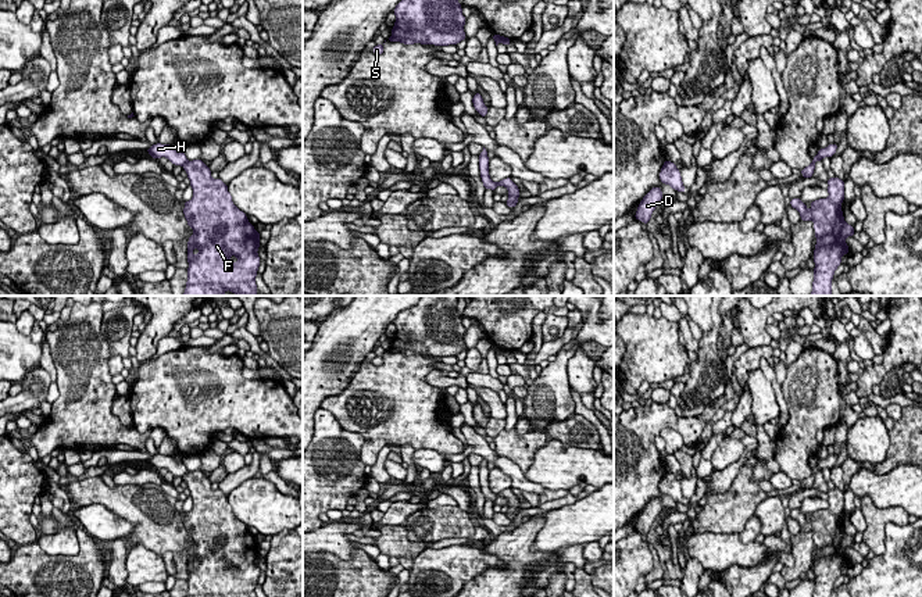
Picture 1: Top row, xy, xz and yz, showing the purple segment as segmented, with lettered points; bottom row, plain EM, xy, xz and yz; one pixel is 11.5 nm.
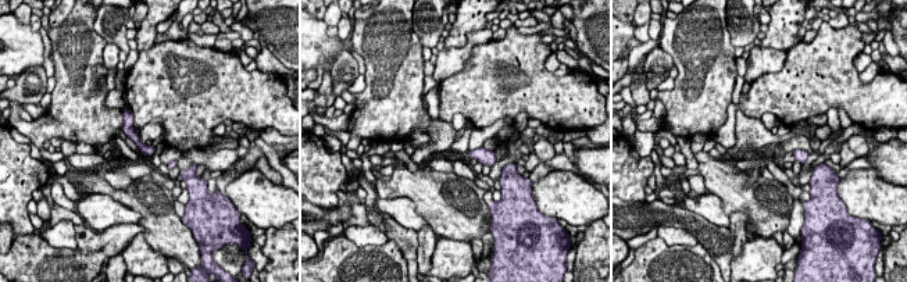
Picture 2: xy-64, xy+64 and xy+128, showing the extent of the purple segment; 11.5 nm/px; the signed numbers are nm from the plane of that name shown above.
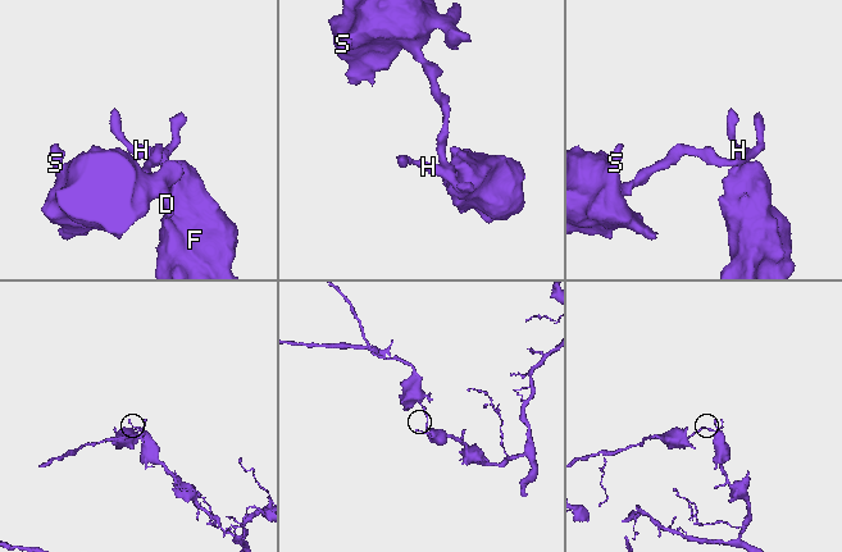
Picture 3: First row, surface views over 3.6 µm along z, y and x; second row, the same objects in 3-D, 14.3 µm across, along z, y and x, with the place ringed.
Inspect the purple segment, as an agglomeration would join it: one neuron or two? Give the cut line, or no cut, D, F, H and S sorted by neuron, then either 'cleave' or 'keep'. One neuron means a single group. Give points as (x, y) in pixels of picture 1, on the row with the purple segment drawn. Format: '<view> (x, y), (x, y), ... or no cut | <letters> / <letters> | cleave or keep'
xy (188, 161), (182, 165) | D H S / F | cleave

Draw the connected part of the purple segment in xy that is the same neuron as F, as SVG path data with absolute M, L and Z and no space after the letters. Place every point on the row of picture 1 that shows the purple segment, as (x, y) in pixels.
M203 160L187 161L182 167L193 189L193 197L190 201L185 201L183 208L187 226L193 229L193 235L187 240L189 268L186 289L182 296L225 296L226 290L233 294L257 296L258 289L254 279L261 262L257 254L260 247L260 232L249 222L247 215L233 204L232 196L228 192L228 185L219 178L211 178L212 172Z

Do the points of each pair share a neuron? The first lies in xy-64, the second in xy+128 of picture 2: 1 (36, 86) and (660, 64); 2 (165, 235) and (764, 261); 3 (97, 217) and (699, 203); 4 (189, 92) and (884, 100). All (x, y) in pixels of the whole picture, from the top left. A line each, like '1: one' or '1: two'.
1: one
2: two
3: one
4: one

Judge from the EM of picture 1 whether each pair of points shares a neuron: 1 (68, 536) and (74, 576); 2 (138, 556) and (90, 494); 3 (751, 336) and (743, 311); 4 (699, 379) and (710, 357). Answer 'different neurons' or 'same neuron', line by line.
1: different neurons
2: different neurons
3: same neuron
4: same neuron

